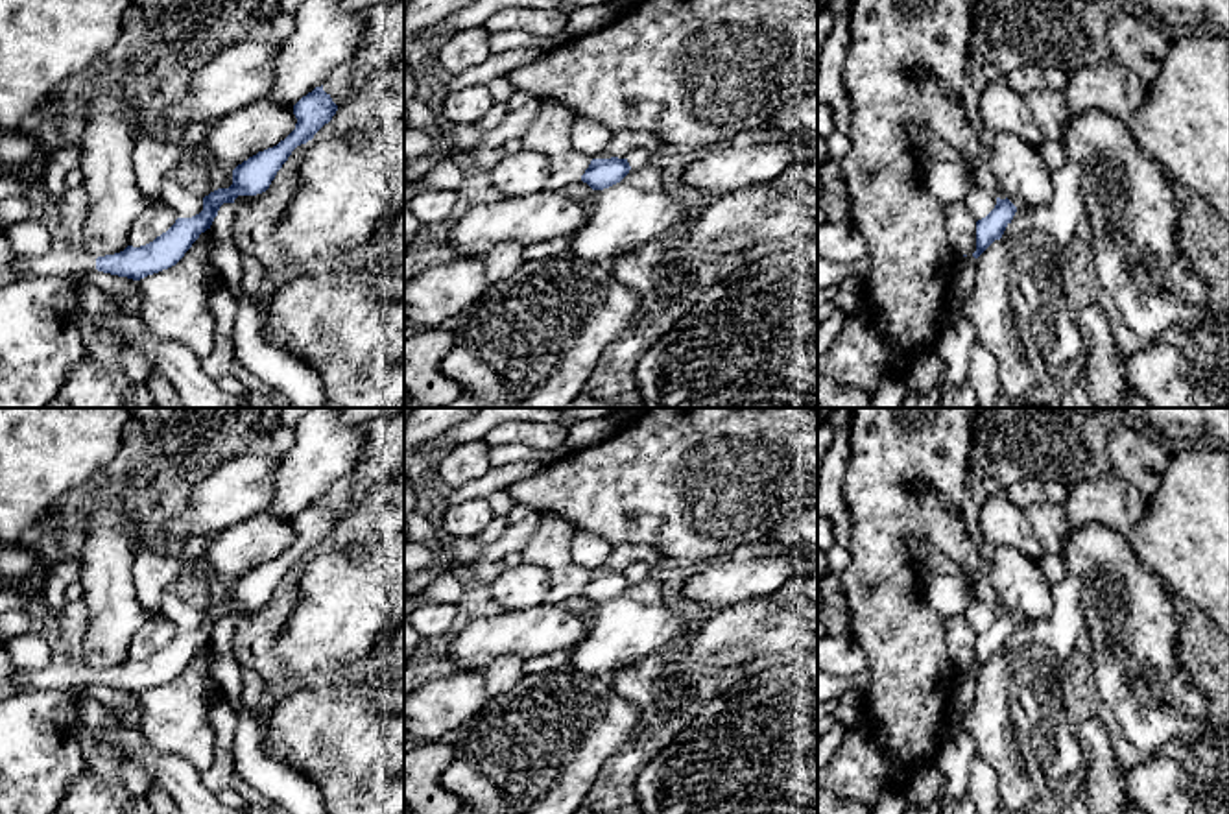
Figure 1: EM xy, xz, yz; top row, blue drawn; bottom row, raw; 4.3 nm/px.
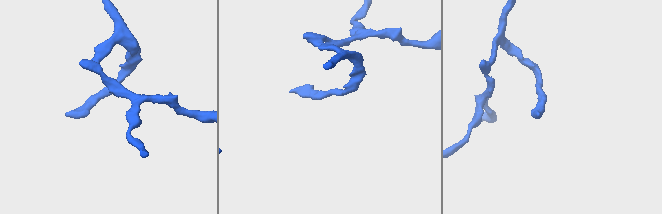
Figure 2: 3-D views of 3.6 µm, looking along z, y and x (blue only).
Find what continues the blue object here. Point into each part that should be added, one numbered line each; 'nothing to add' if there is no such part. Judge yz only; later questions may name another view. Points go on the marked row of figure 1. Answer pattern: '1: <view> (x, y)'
nothing to add

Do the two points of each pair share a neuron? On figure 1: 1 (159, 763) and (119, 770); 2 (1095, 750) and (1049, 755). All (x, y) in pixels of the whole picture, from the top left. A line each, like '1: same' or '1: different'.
1: different
2: different

